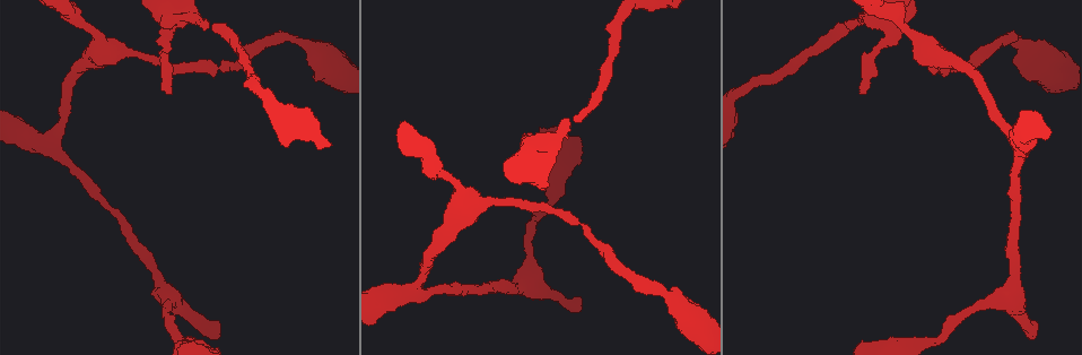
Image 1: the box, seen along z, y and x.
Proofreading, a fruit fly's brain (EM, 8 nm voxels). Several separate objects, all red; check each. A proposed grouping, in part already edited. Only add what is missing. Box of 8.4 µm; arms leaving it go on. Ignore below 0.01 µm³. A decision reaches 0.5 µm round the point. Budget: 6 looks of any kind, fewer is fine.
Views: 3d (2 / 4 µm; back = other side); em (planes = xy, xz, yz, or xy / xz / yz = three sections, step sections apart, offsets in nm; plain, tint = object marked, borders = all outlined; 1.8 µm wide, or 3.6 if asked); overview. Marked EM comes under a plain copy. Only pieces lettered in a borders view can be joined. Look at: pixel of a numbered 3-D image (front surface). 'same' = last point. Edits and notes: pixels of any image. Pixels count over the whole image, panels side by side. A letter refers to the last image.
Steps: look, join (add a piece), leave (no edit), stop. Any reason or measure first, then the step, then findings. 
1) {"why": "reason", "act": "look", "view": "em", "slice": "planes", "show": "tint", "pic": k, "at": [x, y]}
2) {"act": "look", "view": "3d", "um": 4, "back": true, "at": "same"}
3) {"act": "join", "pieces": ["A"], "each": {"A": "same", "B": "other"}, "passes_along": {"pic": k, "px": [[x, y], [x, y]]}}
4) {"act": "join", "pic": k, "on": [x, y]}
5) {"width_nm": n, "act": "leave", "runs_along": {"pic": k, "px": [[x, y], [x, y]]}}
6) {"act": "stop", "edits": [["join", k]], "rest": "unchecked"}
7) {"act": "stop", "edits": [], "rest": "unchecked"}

{"why": "an open end", "act": "look", "view": "3d", "um": 2, "pic": 1, "at": [170, 91]}

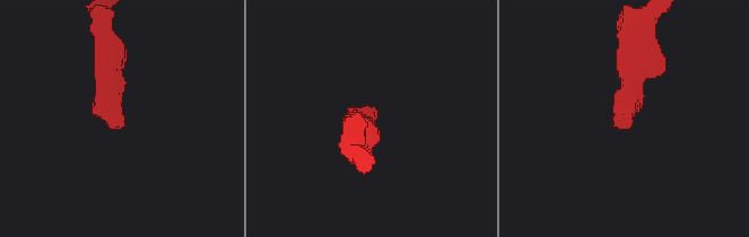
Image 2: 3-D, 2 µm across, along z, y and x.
{"why": "need the tissue", "act": "look", "view": "em", "slice": "xy", "step": 8, "show": "tint", "pic": 2, "at": [121, 127]}

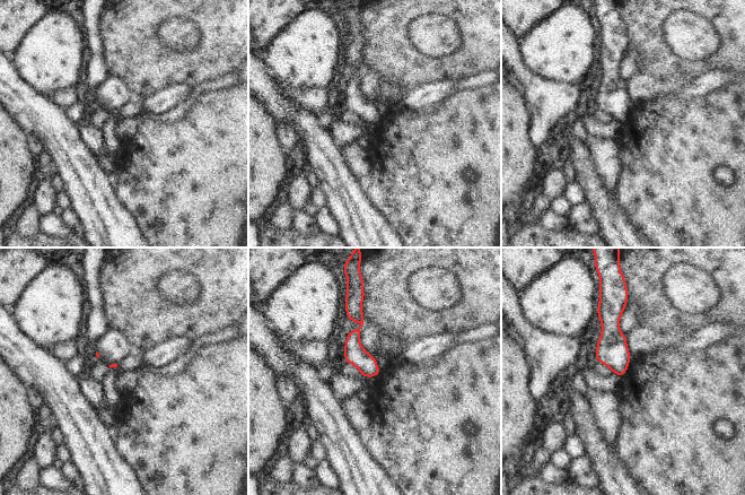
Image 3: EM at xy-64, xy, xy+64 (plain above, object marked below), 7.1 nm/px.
{"why": "another direction", "act": "look", "view": "em", "slice": "planes", "show": "borders", "at": "same"}

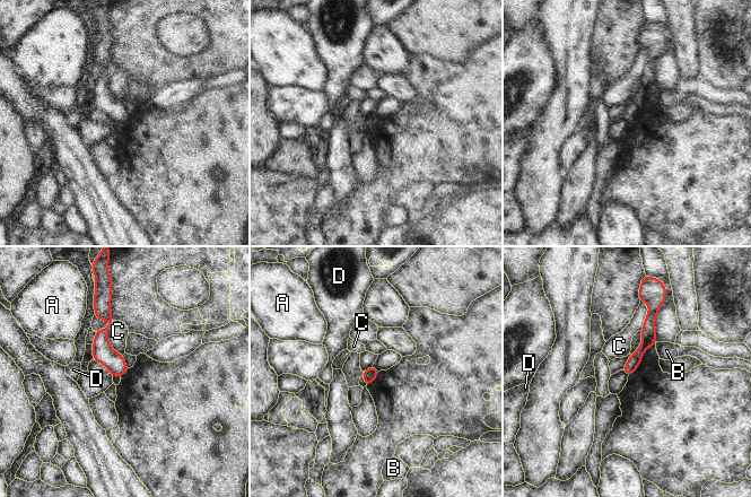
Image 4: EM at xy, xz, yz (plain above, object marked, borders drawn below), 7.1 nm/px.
{"act": "leave", "each": {"A": "other", "B": "other", "C": "other", "D": "other"}, "found": "none of them fits"}

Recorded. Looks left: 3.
{"why": "abrupt turn", "act": "look", "view": "3d", "um": 4, "back": true, "pic": 1, "at": [413, 295]}

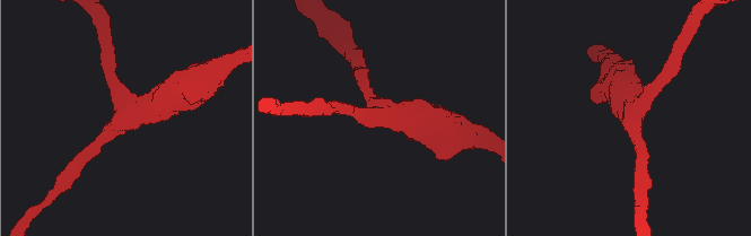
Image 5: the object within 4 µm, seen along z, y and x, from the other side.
{"arms": 3, "arm_widths_nm": [200, 220, 500], "why": "need the tissue", "act": "look", "view": "em", "slice": "planes", "show": "borders", "pic": 5, "at": [375, 116]}

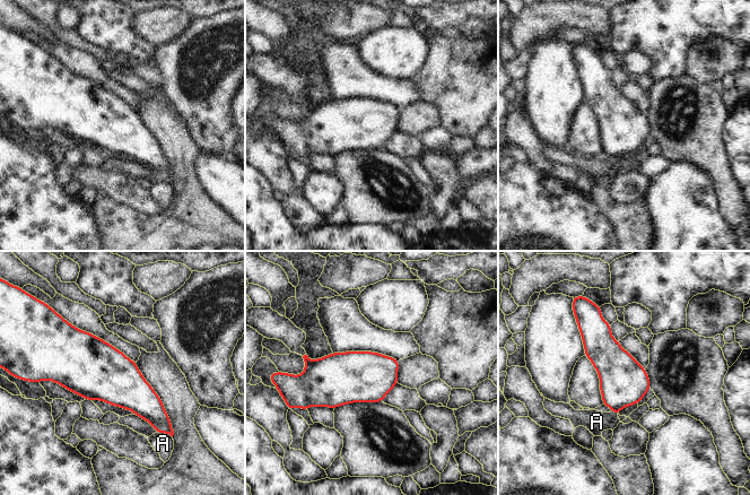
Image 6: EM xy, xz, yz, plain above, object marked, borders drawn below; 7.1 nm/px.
{"width_nm": 340, "act": "leave", "each": {"A": "other"}, "border": {"pic": 6, "px": [[157, 432], [164, 432], [171, 436]]}, "found": "no lettered piece goes on from it"}

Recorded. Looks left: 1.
{"why": "sudden change in width", "act": "look", "view": "em", "um": 3.6, "slice": "planes", "show": "borders", "pic": 1, "at": [1037, 55]}

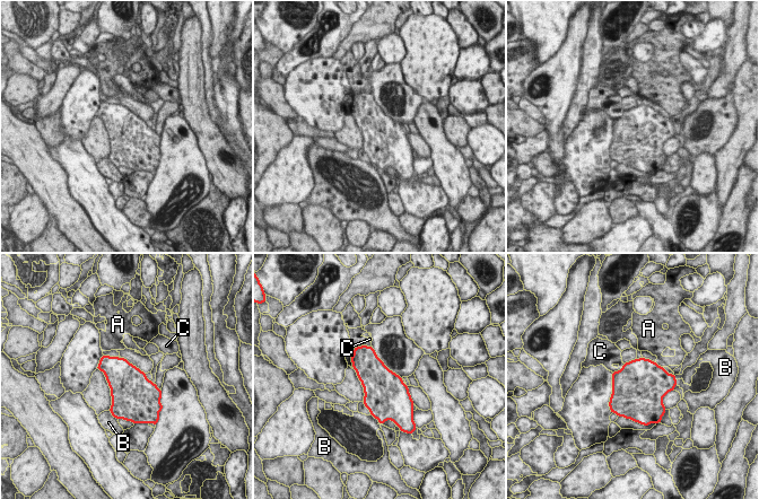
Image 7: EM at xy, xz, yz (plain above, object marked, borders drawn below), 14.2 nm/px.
{"act": "leave", "each": {"A": "other", "B": "other", "C": "other"}, "border": {"pic": 7, "px": [[624, 364], [612, 373]]}, "found": "no lettered piece goes on from it"}

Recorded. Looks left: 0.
{"act": "stop", "edits": [], "rest": "unchecked"}

